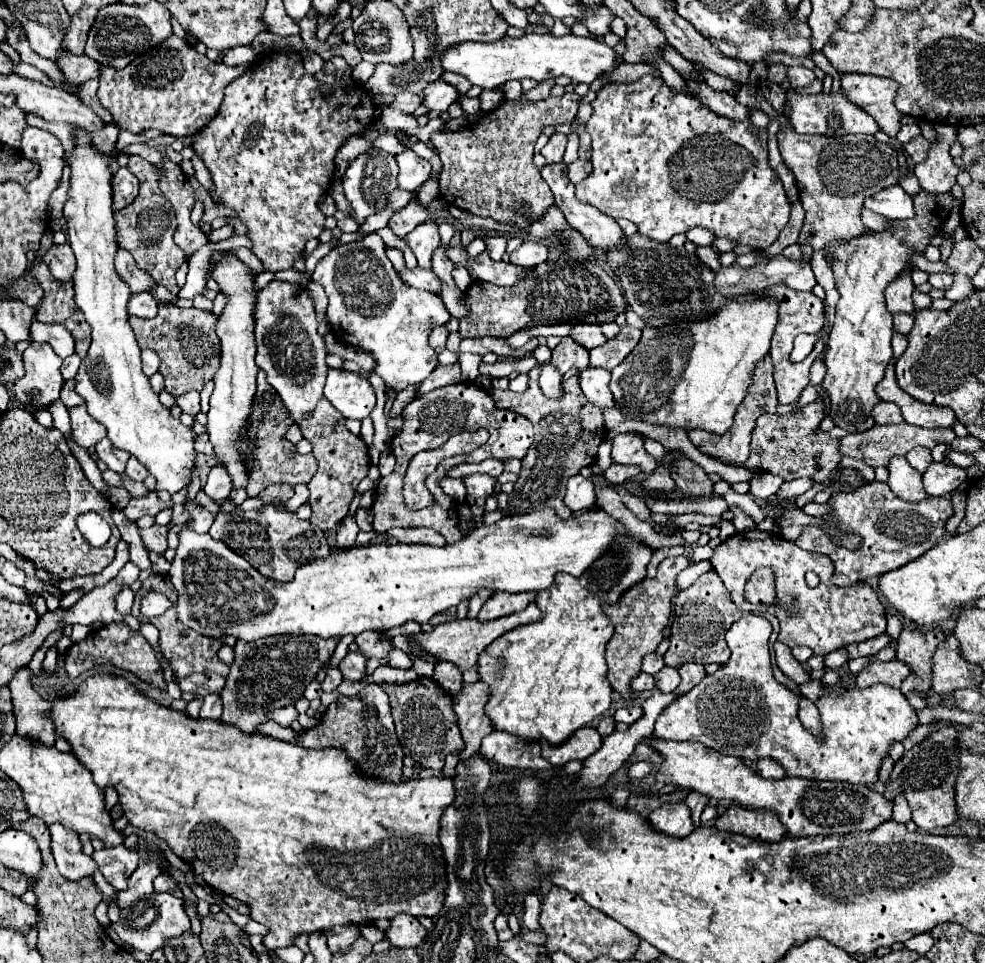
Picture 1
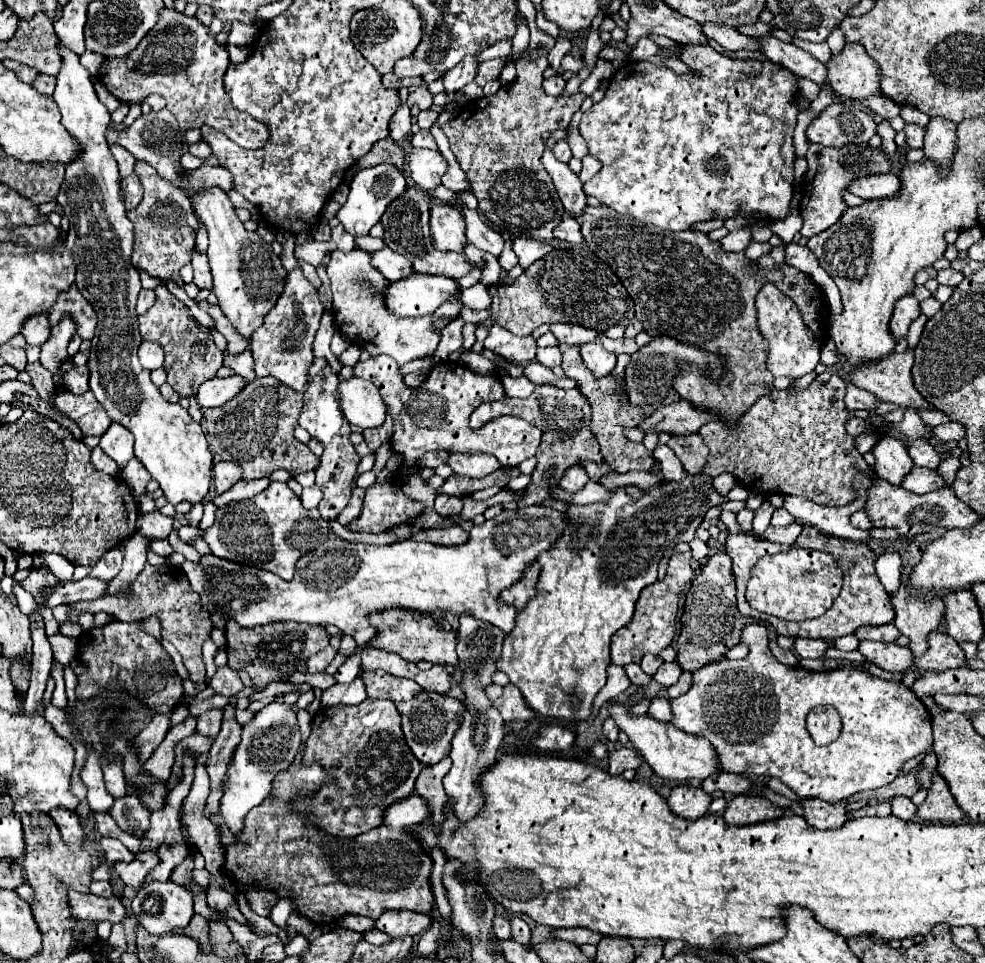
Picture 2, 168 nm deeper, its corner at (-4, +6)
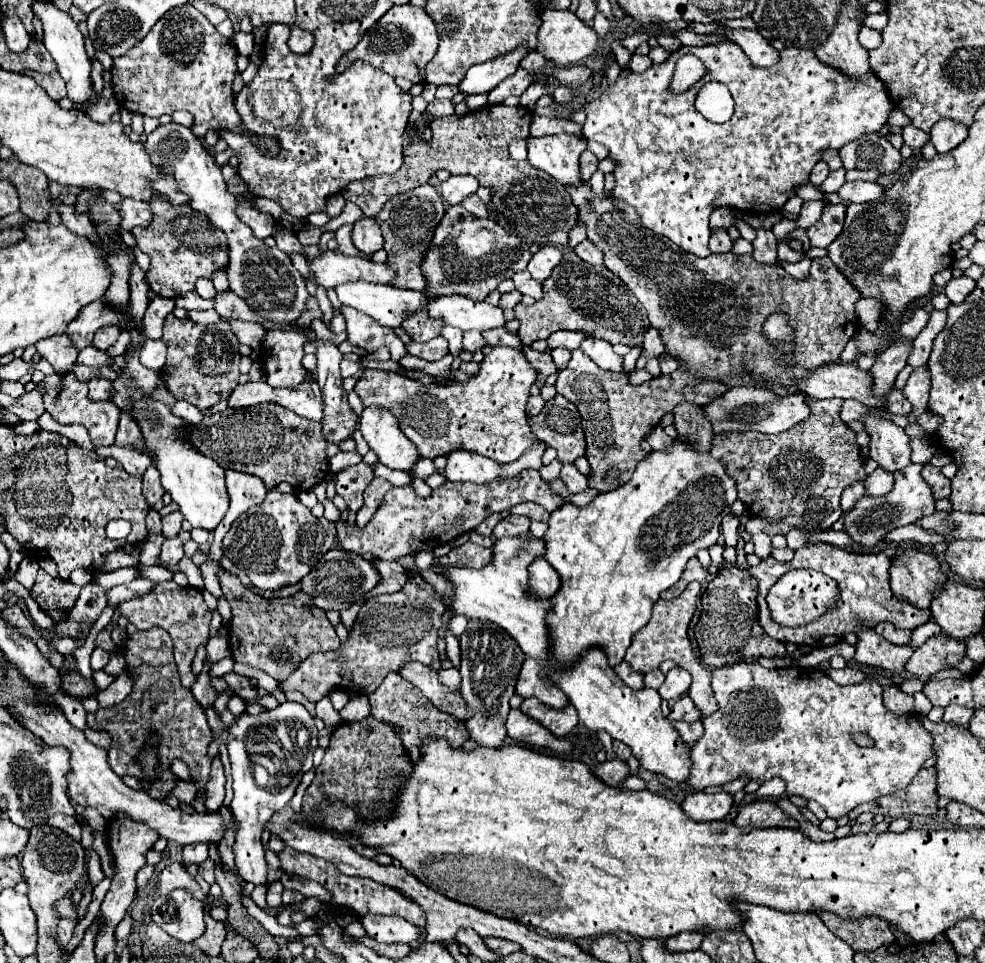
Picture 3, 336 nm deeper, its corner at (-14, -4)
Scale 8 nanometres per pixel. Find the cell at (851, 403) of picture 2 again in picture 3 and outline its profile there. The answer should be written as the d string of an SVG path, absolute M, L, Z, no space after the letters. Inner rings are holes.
M846 400L842 406L842 418L844 422L852 422L852 420L860 420L864 418L864 414L868 414L868 406L856 402L856 400Z

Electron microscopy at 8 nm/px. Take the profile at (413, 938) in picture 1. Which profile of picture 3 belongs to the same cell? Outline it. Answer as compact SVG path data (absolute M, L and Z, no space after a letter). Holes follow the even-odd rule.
M366 916L362 918L362 924L366 928L366 934L378 942L386 944L412 944L418 942L424 934L424 928L412 926L410 922L404 922L404 918L392 918L392 916Z

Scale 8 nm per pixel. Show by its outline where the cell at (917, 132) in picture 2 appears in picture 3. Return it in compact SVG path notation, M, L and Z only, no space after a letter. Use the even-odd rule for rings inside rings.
M904 126L902 136L904 136L904 144L910 146L912 150L920 150L920 148L930 140L930 134L922 132L922 130L916 128L916 126Z

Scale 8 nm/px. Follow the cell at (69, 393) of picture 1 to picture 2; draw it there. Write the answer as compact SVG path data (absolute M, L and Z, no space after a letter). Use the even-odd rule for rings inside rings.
M74 366L66 376L64 376L64 384L66 388L72 388L76 394L84 394L88 392L88 366Z

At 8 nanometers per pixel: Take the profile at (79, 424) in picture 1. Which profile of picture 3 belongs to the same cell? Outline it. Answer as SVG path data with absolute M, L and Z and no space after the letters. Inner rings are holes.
M64 372L64 374L50 374L44 378L42 382L46 388L38 388L44 396L44 406L46 412L60 424L80 424L88 430L92 442L96 446L112 446L114 444L114 434L118 430L118 418L120 418L120 410L118 406L114 406L108 400L102 402L92 402L88 400L88 386L84 382L78 382L76 376L72 372Z

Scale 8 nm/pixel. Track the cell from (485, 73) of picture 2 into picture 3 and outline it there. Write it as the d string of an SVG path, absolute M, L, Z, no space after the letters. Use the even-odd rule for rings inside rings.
M520 66L516 70L516 74L508 76L504 82L500 82L494 90L490 90L488 94L488 104L502 104L508 96L520 96L528 86L532 84L532 78L528 72L524 72L524 68Z

